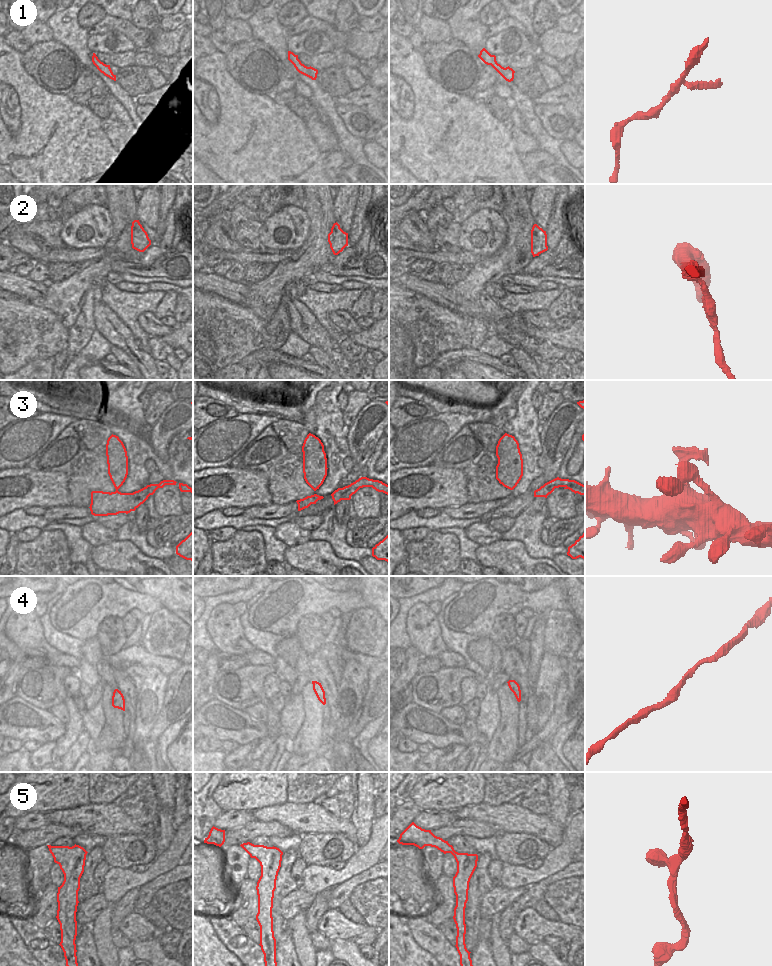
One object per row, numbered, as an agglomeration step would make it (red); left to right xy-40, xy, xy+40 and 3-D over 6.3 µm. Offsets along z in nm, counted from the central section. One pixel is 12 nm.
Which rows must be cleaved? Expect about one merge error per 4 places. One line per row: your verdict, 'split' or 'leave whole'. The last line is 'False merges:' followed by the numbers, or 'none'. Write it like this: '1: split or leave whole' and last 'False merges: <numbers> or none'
1: leave whole
2: split
3: leave whole
4: leave whole
5: leave whole
False merges: 2

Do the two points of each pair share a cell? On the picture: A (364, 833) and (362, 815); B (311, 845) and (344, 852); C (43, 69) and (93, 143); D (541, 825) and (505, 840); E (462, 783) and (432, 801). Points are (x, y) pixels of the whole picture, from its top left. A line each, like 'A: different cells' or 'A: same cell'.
A: same cell
B: same cell
C: different cells
D: different cells
E: same cell

